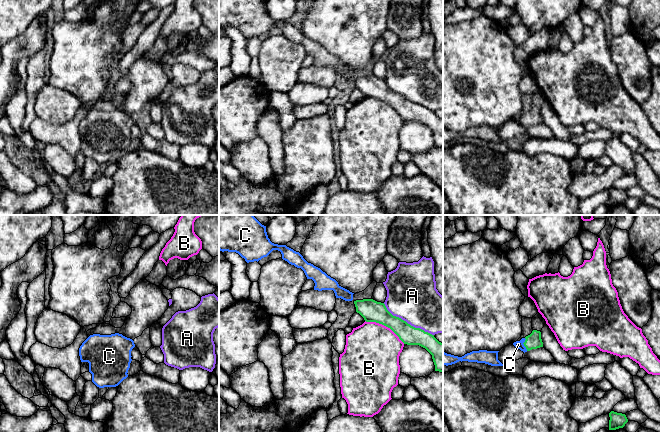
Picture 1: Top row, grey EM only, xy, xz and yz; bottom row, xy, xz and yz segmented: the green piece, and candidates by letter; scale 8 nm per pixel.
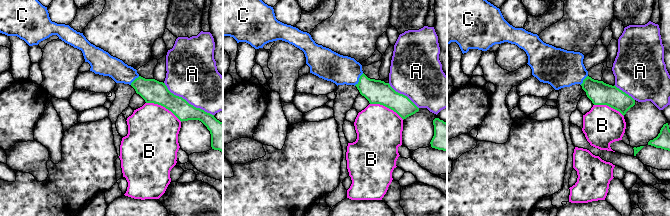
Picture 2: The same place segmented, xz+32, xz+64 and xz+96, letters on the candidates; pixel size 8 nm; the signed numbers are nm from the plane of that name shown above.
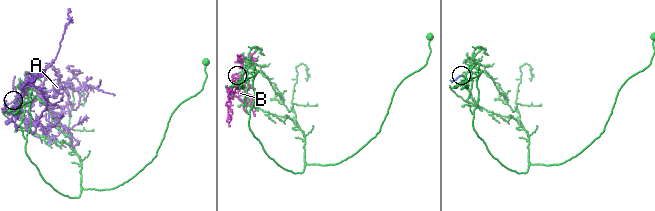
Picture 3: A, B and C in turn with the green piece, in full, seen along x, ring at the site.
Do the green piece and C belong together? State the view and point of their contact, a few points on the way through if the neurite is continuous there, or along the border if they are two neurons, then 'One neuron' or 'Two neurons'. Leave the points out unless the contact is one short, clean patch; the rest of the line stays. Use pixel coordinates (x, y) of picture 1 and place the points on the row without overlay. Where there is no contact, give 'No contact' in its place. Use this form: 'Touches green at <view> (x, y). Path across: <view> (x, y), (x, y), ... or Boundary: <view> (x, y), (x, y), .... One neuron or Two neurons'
Touches green at yz (523, 119). Path across: yz (533, 117), (523, 119), (518, 120). One neuron

